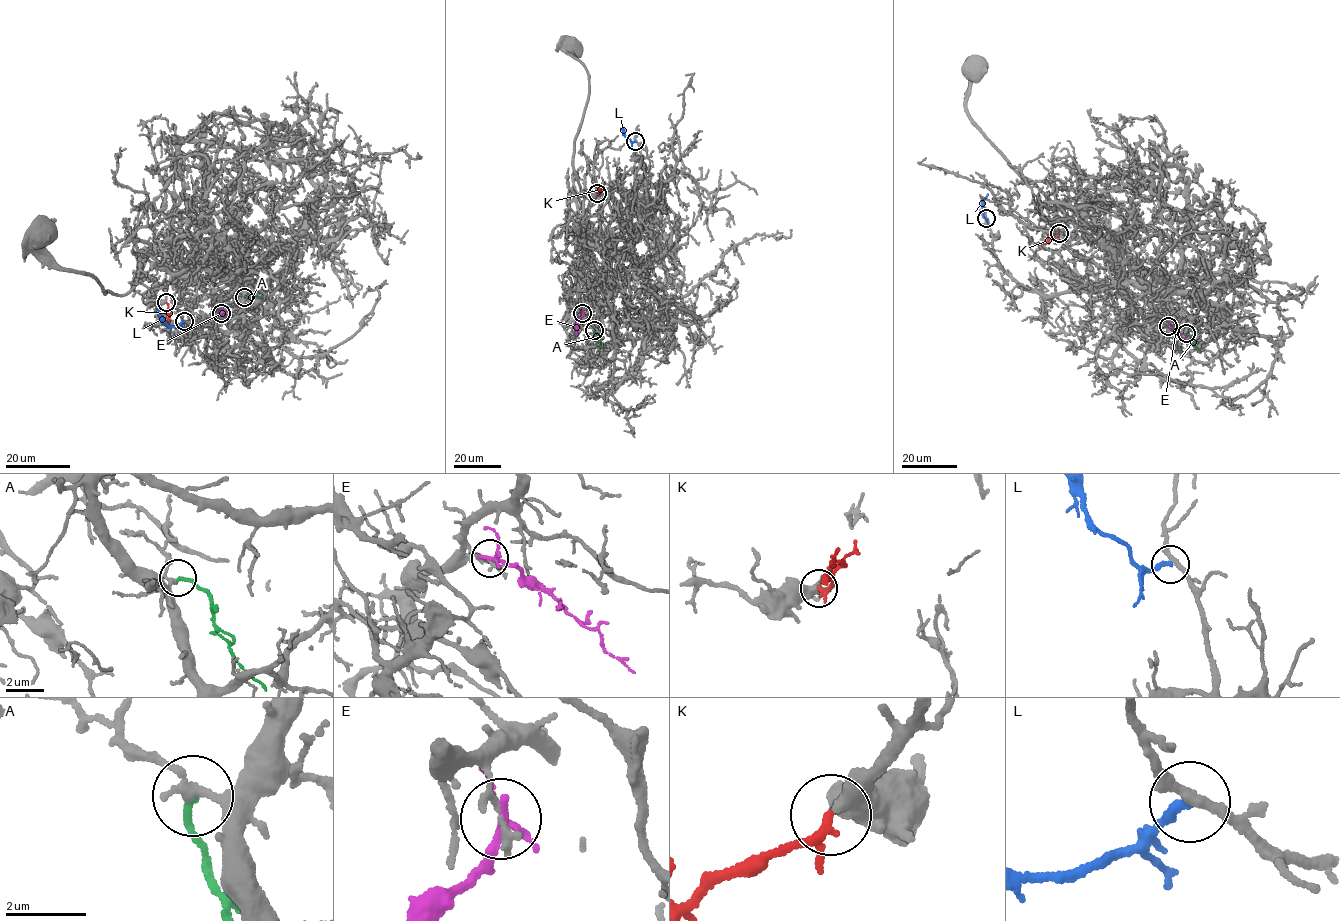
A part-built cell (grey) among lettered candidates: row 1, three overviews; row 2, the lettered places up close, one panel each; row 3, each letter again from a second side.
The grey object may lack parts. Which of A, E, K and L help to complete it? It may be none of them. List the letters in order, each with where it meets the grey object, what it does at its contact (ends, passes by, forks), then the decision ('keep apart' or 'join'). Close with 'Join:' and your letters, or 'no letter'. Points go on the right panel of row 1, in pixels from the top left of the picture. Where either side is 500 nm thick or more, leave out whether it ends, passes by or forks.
A: (1186, 333) | it ends | keep apart
E: (1168, 326) | it passes by | keep apart
K: (1059, 233) | it passes by | join
L: (986, 218) | it ends | keep apart
Join: K

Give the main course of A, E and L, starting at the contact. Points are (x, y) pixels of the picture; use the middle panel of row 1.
A: (595, 330), (600, 348)
E: (582, 313), (577, 319), (576, 335)
L: (635, 141), (626, 137), (620, 128)

